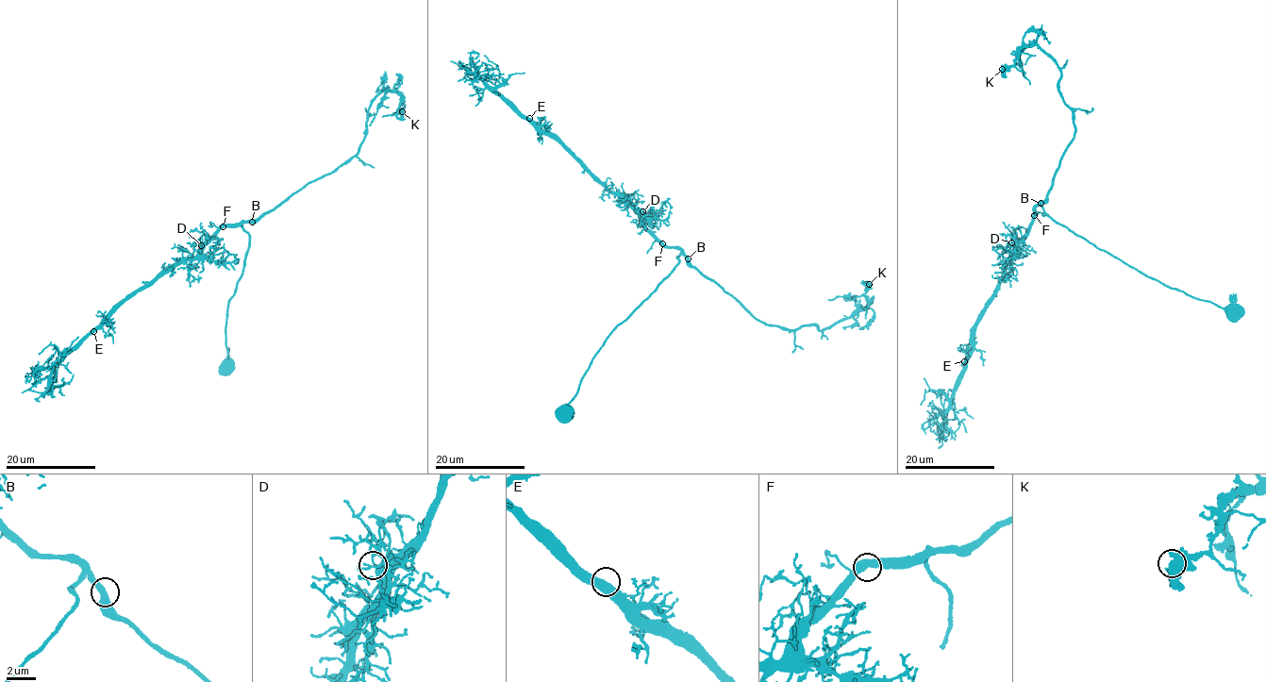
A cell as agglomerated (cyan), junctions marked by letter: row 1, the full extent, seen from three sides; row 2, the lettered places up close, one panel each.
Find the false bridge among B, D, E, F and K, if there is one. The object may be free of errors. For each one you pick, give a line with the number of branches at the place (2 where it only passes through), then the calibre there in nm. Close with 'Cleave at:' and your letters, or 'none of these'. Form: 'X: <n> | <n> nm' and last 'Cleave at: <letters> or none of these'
Cleave at: none of these

